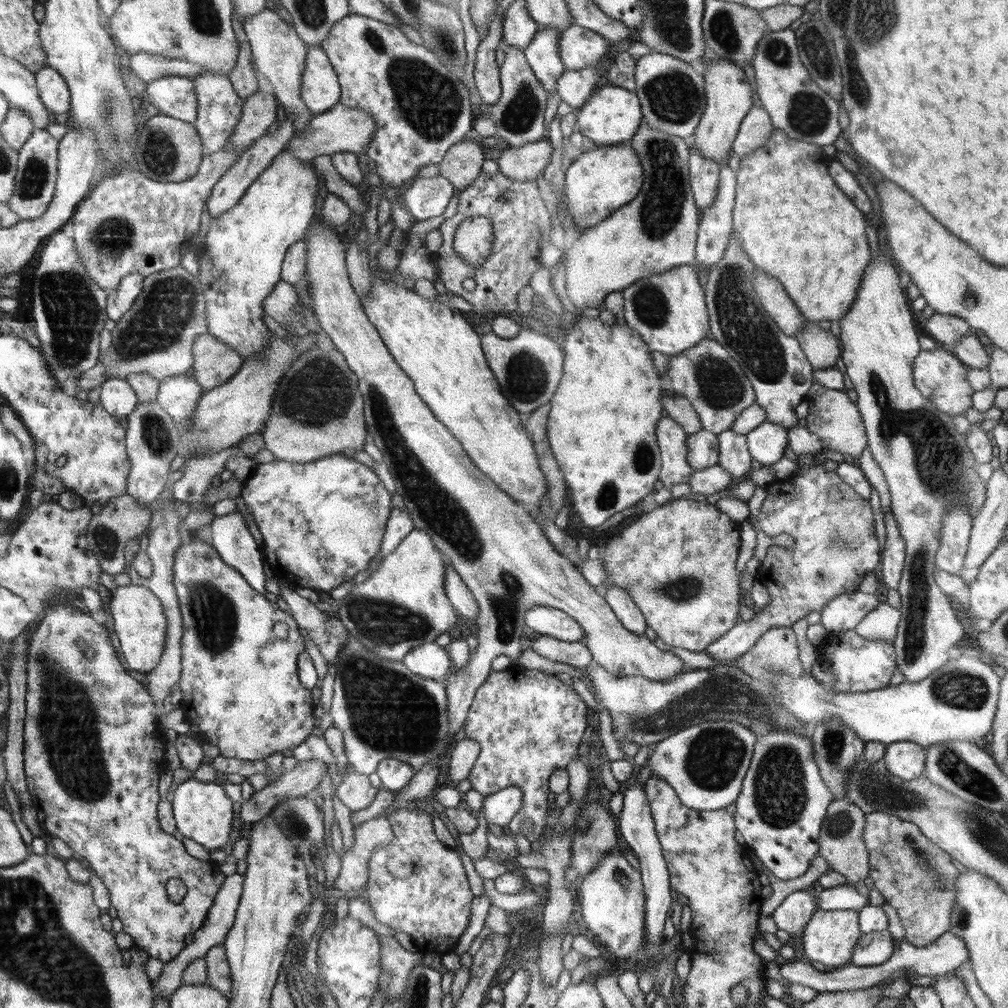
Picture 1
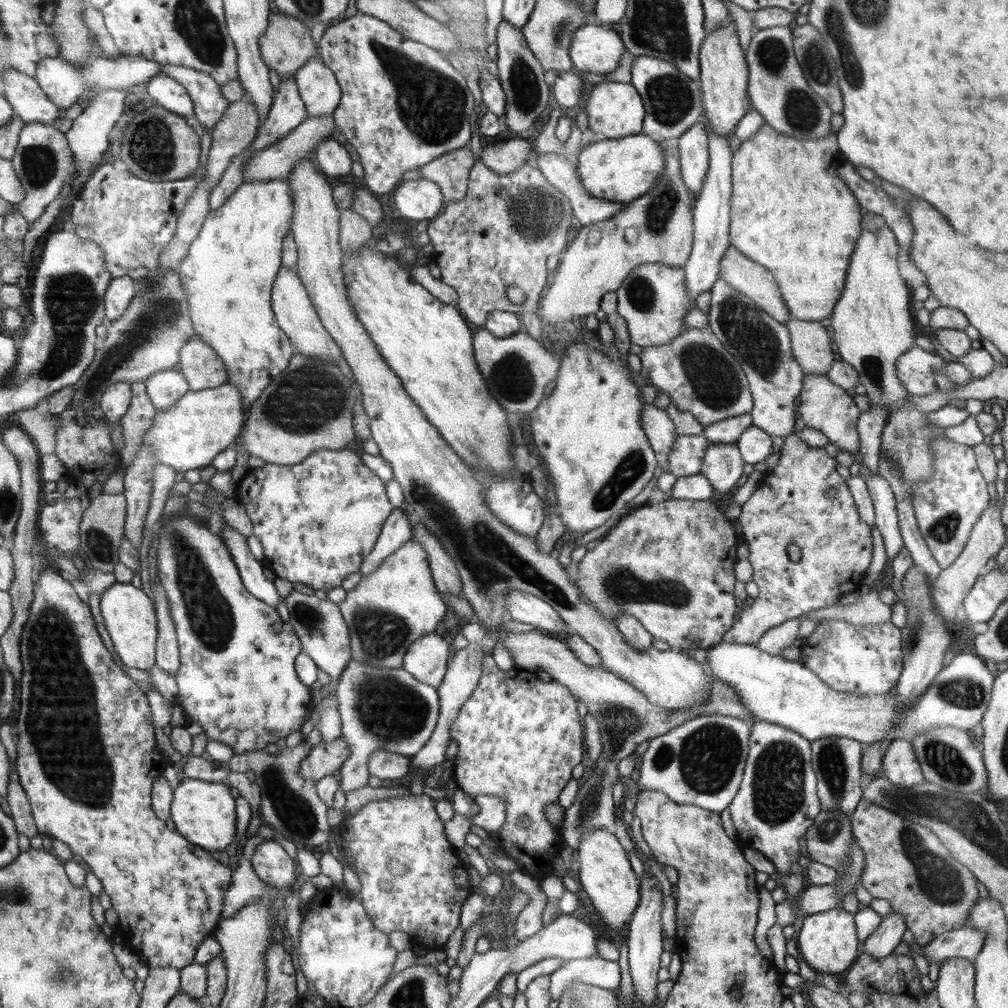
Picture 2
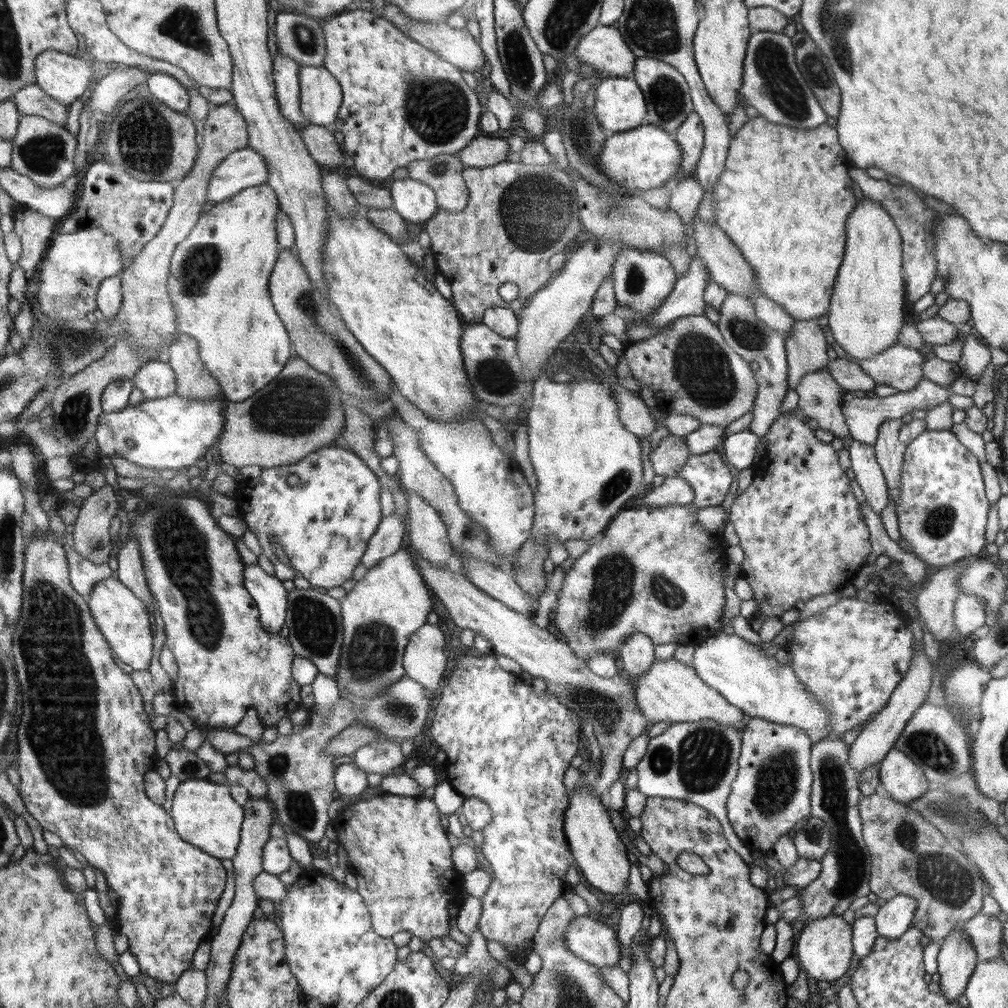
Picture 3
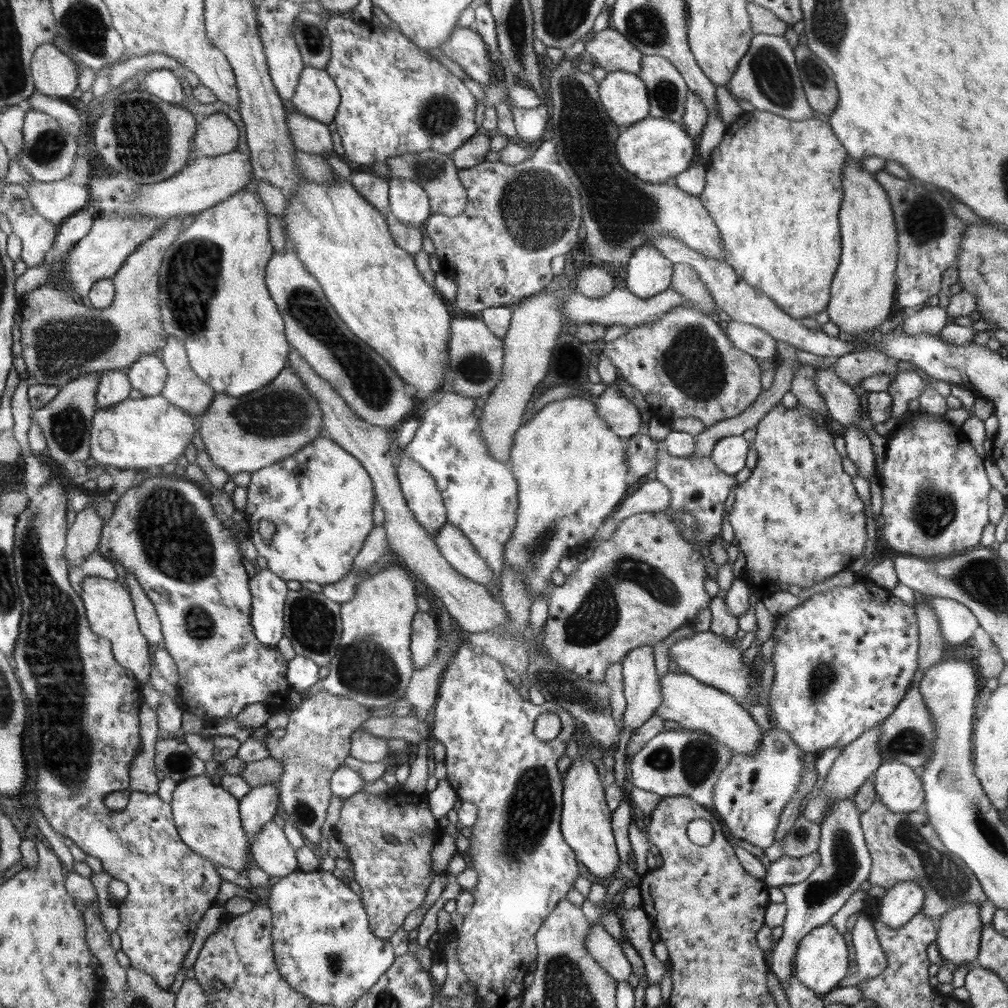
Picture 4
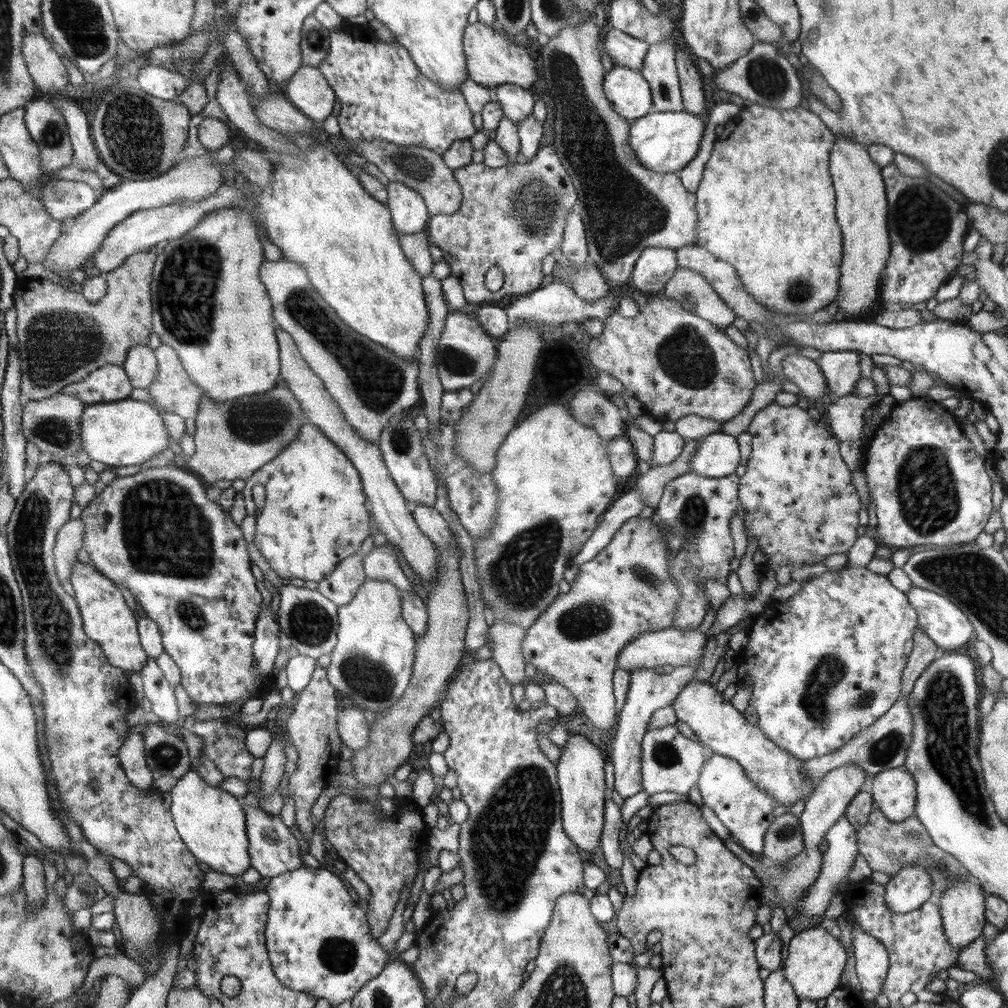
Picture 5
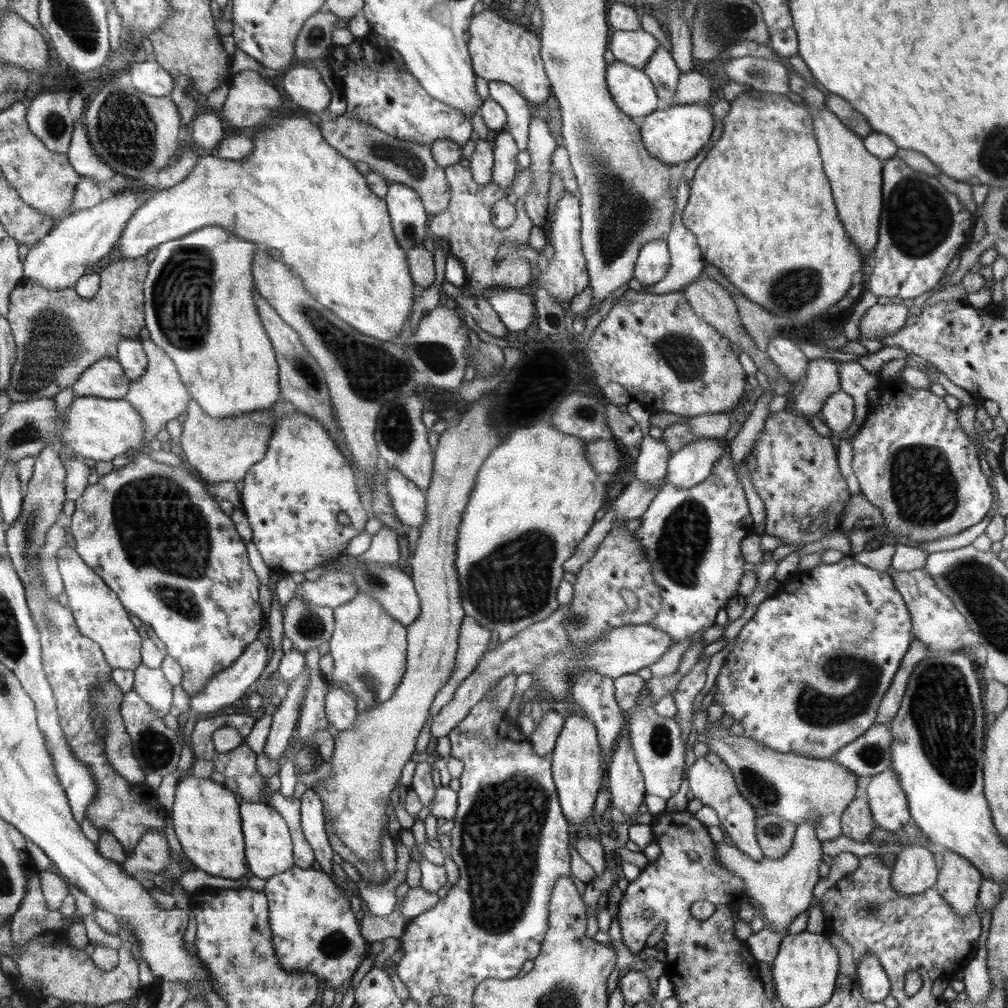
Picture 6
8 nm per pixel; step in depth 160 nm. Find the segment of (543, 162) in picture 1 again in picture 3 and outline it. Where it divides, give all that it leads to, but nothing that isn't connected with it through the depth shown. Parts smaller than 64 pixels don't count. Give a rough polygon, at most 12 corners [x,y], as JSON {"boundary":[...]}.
{"boundary":[[477,135],[459,151],[464,168],[506,161],[506,138]]}

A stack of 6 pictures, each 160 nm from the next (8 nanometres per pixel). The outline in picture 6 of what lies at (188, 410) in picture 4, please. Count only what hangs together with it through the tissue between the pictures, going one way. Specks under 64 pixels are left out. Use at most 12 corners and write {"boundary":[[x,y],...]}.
{"boundary":[[140,338],[147,369],[124,397],[149,444],[191,400],[177,366]]}

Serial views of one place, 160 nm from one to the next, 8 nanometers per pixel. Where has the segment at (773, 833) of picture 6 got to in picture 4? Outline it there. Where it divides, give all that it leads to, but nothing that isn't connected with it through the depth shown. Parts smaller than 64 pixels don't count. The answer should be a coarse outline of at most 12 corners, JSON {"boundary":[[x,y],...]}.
{"boundary":[[800,816],[781,843],[785,855],[819,849],[821,826]]}

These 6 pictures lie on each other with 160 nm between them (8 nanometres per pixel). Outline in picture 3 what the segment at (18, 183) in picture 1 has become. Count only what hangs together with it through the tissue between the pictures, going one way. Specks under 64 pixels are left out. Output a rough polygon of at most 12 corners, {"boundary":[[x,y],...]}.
{"boundary":[[21,115],[10,168],[40,188],[75,175],[77,137]]}

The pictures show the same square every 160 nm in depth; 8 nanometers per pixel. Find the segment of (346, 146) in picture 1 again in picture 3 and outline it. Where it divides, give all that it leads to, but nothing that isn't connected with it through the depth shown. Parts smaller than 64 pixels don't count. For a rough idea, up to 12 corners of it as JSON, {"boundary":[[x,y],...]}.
{"boundary":[[249,146],[214,169],[207,202],[267,182],[265,158]]}

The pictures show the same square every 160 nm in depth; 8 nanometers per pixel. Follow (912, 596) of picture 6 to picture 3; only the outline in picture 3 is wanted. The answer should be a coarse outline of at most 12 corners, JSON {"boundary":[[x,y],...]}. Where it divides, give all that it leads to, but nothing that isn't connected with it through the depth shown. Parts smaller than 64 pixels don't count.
{"boundary":[[962,593],[954,607],[960,634],[984,626],[986,615],[978,597]]}

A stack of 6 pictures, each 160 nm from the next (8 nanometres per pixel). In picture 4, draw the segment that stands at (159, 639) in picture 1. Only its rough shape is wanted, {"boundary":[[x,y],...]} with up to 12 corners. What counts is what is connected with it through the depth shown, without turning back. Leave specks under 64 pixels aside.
{"boundary":[[116,580],[82,581],[94,634],[120,666],[148,683],[150,648],[129,590]]}

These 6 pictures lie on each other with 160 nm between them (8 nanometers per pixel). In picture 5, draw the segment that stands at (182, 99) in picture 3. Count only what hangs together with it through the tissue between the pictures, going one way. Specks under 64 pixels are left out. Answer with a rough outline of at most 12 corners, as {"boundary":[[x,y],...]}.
{"boundary":[[159,65],[144,66],[138,88],[176,100],[191,83]]}

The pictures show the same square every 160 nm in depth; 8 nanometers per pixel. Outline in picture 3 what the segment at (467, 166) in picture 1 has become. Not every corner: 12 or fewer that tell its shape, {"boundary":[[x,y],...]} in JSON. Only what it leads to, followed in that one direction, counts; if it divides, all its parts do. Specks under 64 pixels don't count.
{"boundary":[[458,154],[413,160],[410,178],[435,190],[438,208],[466,208]]}

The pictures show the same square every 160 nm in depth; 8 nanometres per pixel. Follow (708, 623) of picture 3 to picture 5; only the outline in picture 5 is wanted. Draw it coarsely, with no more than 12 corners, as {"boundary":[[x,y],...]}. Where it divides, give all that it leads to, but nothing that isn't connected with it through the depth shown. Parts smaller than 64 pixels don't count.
{"boundary":[[627,520],[527,628],[607,734],[622,649],[675,626],[663,532]]}

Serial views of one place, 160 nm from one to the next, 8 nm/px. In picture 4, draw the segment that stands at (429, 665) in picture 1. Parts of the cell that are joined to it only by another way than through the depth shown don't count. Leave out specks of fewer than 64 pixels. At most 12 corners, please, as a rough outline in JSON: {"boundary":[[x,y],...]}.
{"boundary":[[418,611],[411,624],[413,669],[428,666],[439,645],[440,627]]}

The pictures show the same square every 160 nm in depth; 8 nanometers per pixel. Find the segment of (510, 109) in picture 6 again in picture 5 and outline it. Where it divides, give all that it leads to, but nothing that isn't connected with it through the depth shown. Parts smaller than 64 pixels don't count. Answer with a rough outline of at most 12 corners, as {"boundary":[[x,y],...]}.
{"boundary":[[515,84],[493,89],[503,114],[517,124],[533,112],[532,91]]}

